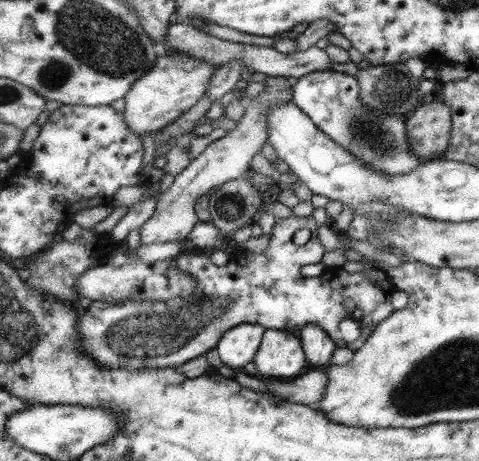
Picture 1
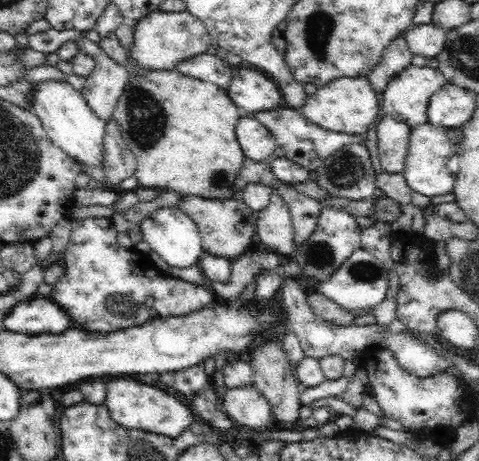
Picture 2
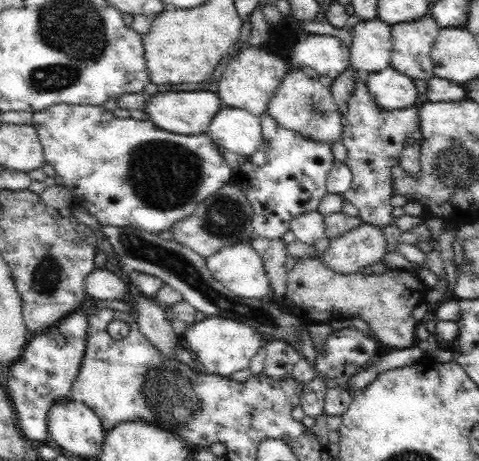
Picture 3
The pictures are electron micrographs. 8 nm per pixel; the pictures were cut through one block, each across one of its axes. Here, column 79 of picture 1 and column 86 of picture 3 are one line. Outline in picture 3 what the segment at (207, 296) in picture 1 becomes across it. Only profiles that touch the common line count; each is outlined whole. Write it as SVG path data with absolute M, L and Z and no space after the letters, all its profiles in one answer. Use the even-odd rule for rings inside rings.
M76 310L62 318L58 324L50 326L46 332L34 334L30 342L26 342L22 358L18 358L8 370L8 398L12 400L14 412L18 416L22 436L34 444L50 444L48 412L52 406L56 406L56 402L74 398L72 388L86 356L86 336L90 326L88 312L90 310Z

